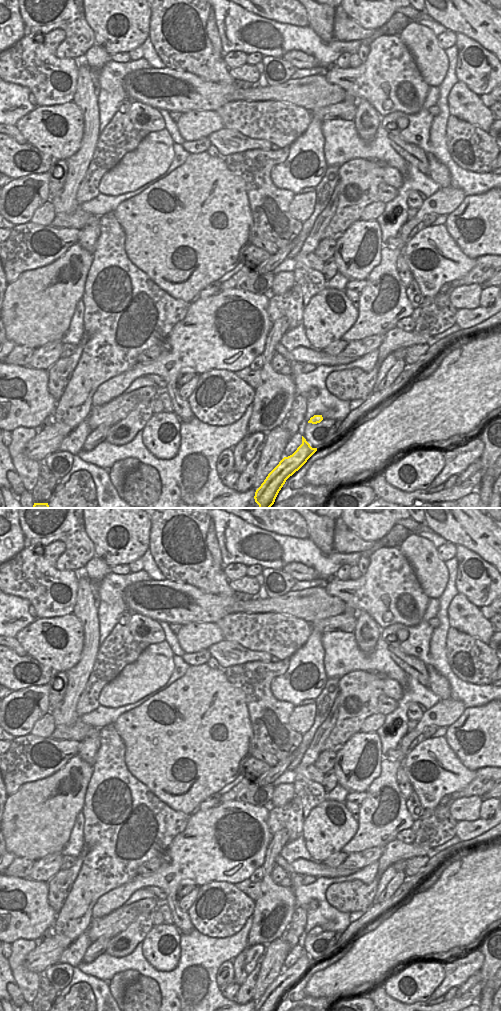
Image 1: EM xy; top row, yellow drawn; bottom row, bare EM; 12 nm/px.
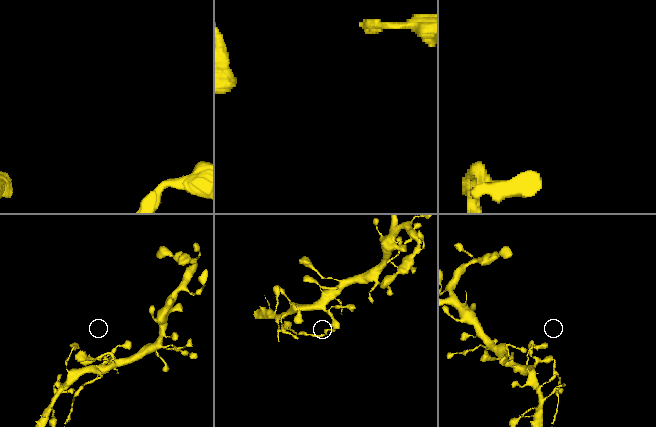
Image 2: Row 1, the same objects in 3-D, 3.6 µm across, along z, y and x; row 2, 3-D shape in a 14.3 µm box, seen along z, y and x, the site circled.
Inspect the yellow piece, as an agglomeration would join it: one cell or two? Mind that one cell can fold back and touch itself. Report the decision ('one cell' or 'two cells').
two cells

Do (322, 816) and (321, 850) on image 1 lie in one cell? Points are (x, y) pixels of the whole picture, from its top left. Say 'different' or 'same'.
same

